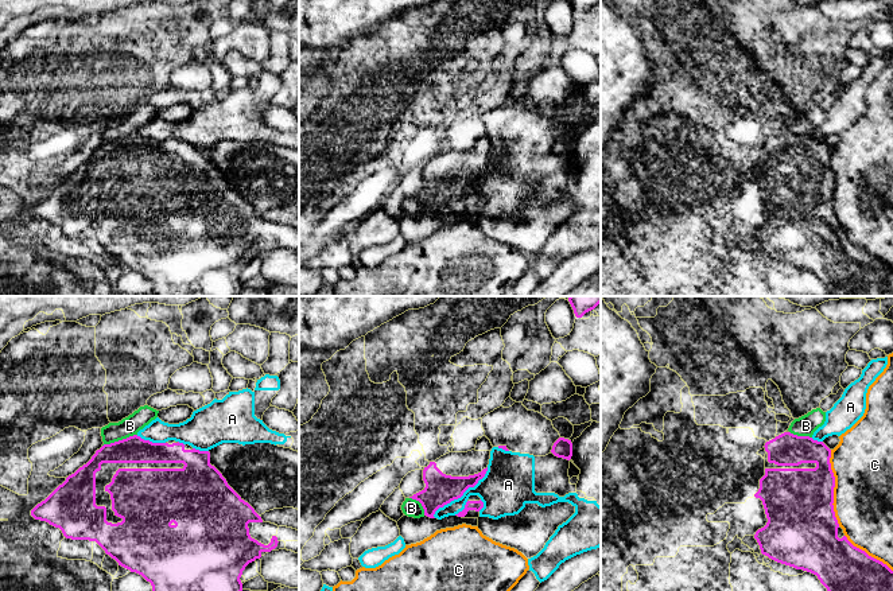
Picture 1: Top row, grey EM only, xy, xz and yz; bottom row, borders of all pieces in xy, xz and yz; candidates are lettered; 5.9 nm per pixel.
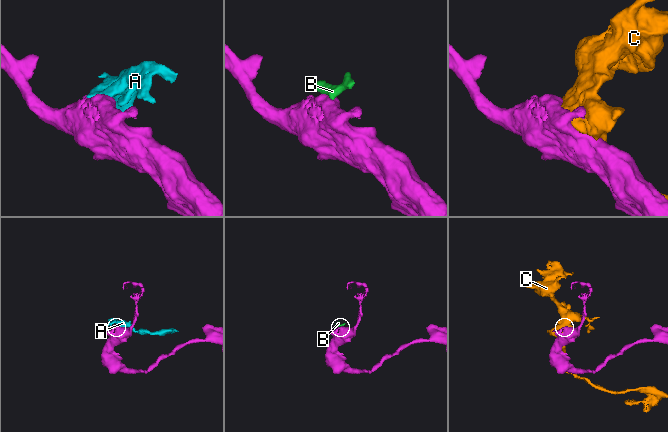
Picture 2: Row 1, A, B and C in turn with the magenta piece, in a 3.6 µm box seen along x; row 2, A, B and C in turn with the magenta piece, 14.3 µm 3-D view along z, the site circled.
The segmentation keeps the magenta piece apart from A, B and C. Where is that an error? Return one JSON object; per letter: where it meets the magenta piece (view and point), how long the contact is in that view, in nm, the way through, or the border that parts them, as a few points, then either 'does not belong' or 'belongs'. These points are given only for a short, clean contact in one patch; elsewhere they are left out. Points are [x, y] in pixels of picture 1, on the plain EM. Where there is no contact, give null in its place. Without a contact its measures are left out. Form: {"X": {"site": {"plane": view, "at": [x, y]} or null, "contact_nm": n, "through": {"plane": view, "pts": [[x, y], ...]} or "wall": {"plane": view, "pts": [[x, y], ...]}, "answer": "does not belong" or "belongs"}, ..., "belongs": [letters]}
{"A": {"site": {"plane": "xz", "at": [461, 194]}, "contact_nm": 440, "answer": "does not belong"}, "B": {"site": {"plane": "xy", "at": [119, 139]}, "contact_nm": 220, "wall": {"plane": "xy", "pts": [[136, 132], [103, 144]]}, "answer": "does not belong"}, "C": {"site": {"plane": "yz", "at": [834, 185]}, "contact_nm": 460, "answer": "does not belong"}, "belongs": []}

